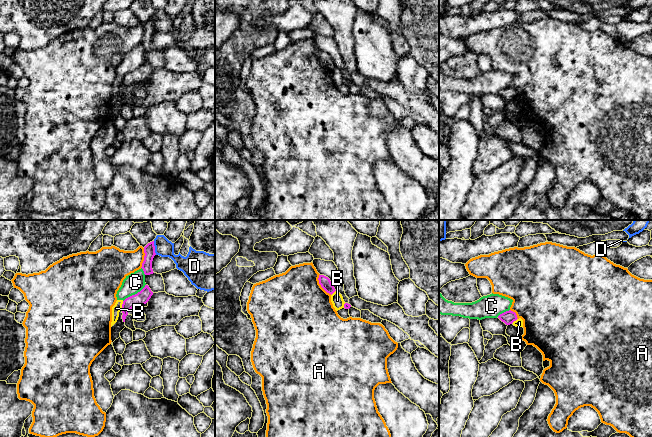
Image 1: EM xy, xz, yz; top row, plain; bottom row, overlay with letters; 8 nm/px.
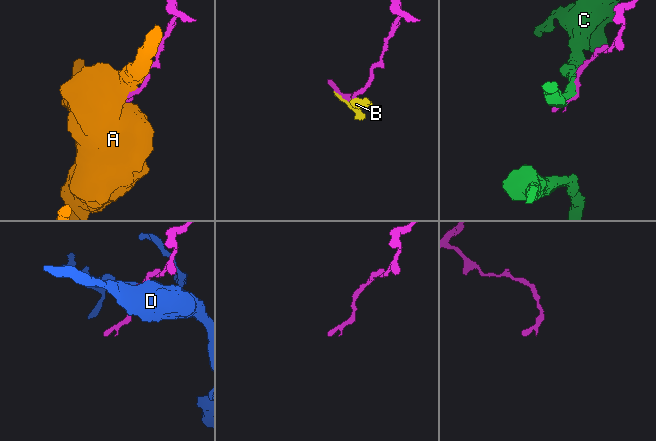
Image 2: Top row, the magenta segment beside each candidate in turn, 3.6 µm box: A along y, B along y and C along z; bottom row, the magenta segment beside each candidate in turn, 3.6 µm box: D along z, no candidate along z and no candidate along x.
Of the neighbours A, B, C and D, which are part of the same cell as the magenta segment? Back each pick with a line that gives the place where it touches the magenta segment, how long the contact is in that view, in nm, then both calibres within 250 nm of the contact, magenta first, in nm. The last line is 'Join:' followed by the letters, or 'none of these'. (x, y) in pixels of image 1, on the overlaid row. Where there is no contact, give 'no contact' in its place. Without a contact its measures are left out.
Join: none of these

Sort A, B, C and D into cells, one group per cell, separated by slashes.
A / B / C / D

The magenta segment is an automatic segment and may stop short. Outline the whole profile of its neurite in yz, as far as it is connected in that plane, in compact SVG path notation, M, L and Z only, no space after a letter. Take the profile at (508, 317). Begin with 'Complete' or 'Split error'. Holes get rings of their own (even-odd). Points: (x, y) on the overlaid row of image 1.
Complete. M509 310L509 311L506 311L502 314L500 314L498 316L498 318L504 322L506 325L510 325L512 324L514 321L516 321L518 318L517 318L517 315L515 312Z

